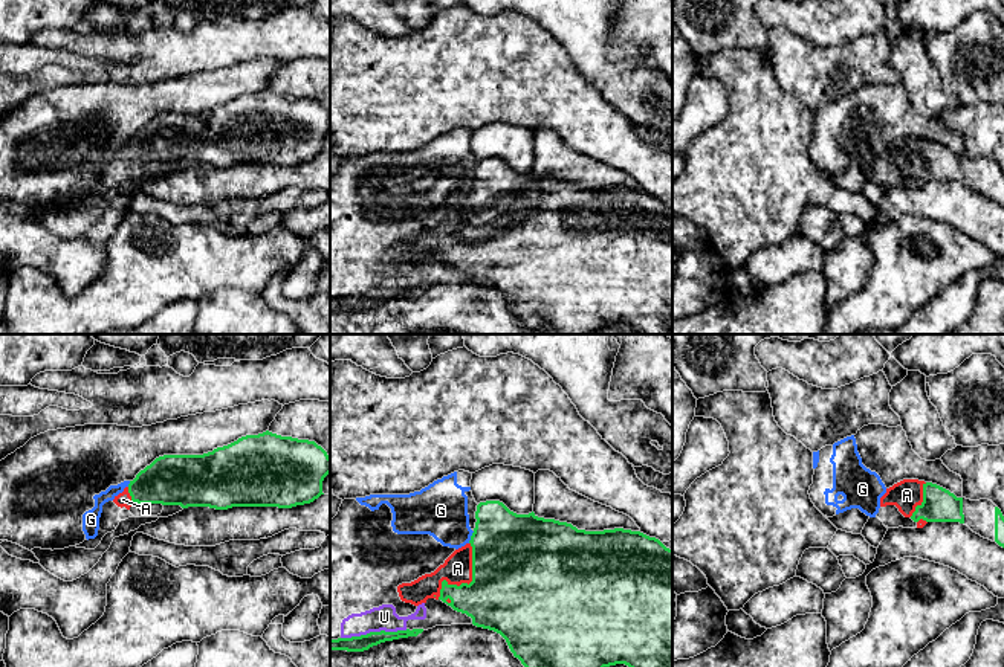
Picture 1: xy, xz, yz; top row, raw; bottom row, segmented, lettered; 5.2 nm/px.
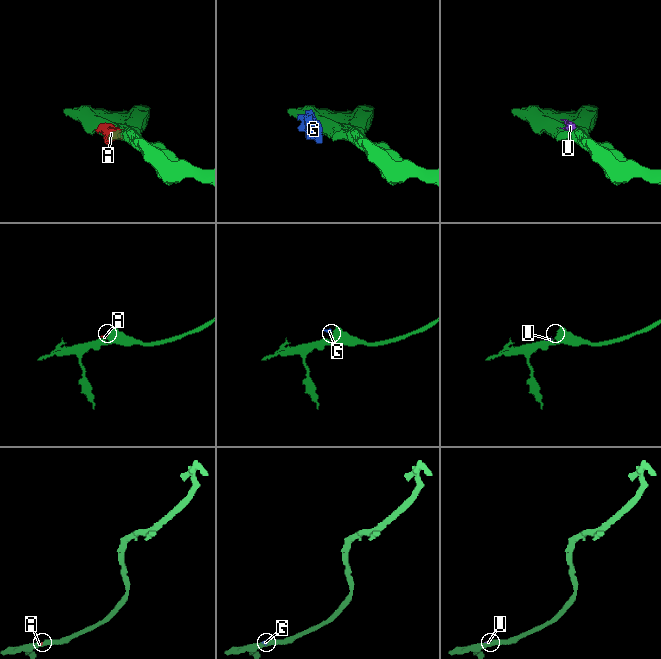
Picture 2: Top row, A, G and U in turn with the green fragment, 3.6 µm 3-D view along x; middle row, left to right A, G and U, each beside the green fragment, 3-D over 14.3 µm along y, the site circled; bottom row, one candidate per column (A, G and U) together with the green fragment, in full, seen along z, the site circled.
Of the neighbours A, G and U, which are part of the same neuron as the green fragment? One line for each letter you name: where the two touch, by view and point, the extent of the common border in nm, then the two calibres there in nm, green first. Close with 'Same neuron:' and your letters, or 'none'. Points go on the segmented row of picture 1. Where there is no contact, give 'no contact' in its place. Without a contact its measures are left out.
A: xz (466, 583) | 340 nm | 460/160 nm
Same neuron: A

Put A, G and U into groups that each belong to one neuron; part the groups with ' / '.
A / G U

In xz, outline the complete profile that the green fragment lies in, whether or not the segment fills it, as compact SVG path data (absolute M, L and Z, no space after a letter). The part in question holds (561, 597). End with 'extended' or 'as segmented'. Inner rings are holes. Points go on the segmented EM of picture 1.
M500 501L480 502L475 519L474 533L465 546L455 549L434 572L397 586L402 601L419 606L426 603L428 598L442 600L454 611L471 617L474 626L500 633L524 667L610 667L616 664L628 667L672 667L672 549L666 548L659 539L623 528L604 531L578 530L567 522L538 517L533 511L517 514Z; extended

